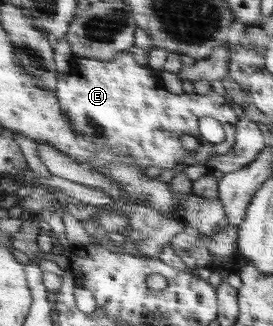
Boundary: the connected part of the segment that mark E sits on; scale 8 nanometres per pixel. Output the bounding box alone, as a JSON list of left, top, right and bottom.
[56,51,238,172]

